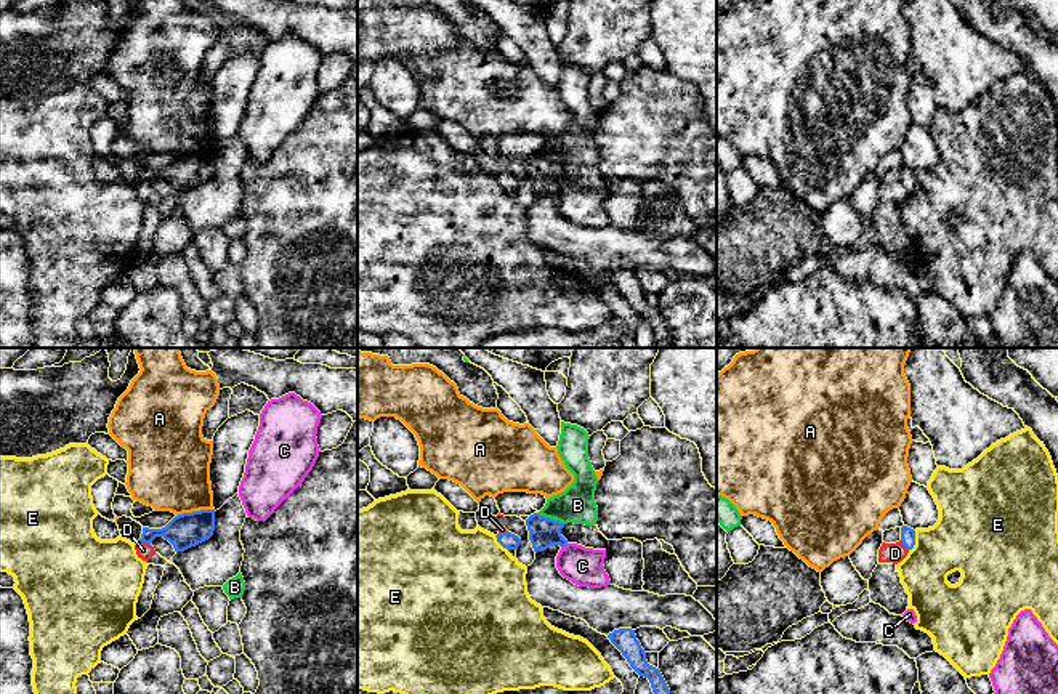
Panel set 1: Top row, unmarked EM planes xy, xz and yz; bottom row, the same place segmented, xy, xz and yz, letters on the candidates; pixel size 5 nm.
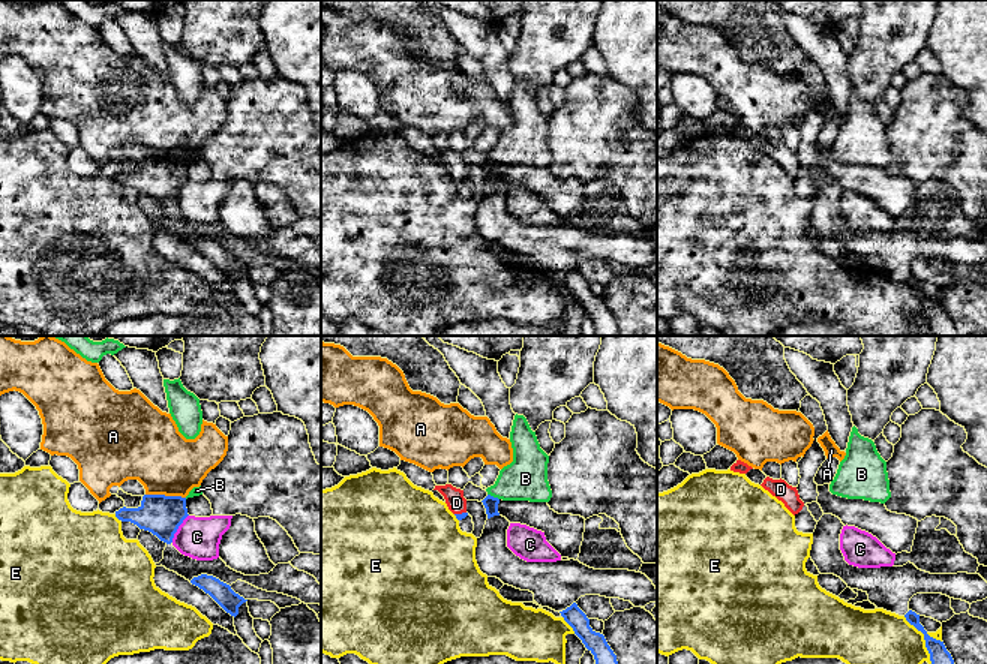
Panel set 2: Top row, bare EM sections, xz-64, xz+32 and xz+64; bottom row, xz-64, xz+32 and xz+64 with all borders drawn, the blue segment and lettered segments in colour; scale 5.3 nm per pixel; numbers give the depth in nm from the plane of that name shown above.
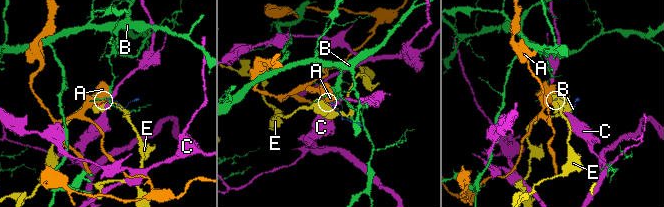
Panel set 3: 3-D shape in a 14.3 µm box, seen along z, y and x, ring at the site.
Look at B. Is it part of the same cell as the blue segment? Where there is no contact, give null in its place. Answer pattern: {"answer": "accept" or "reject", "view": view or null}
{"answer": "reject", "view": "xz"}

